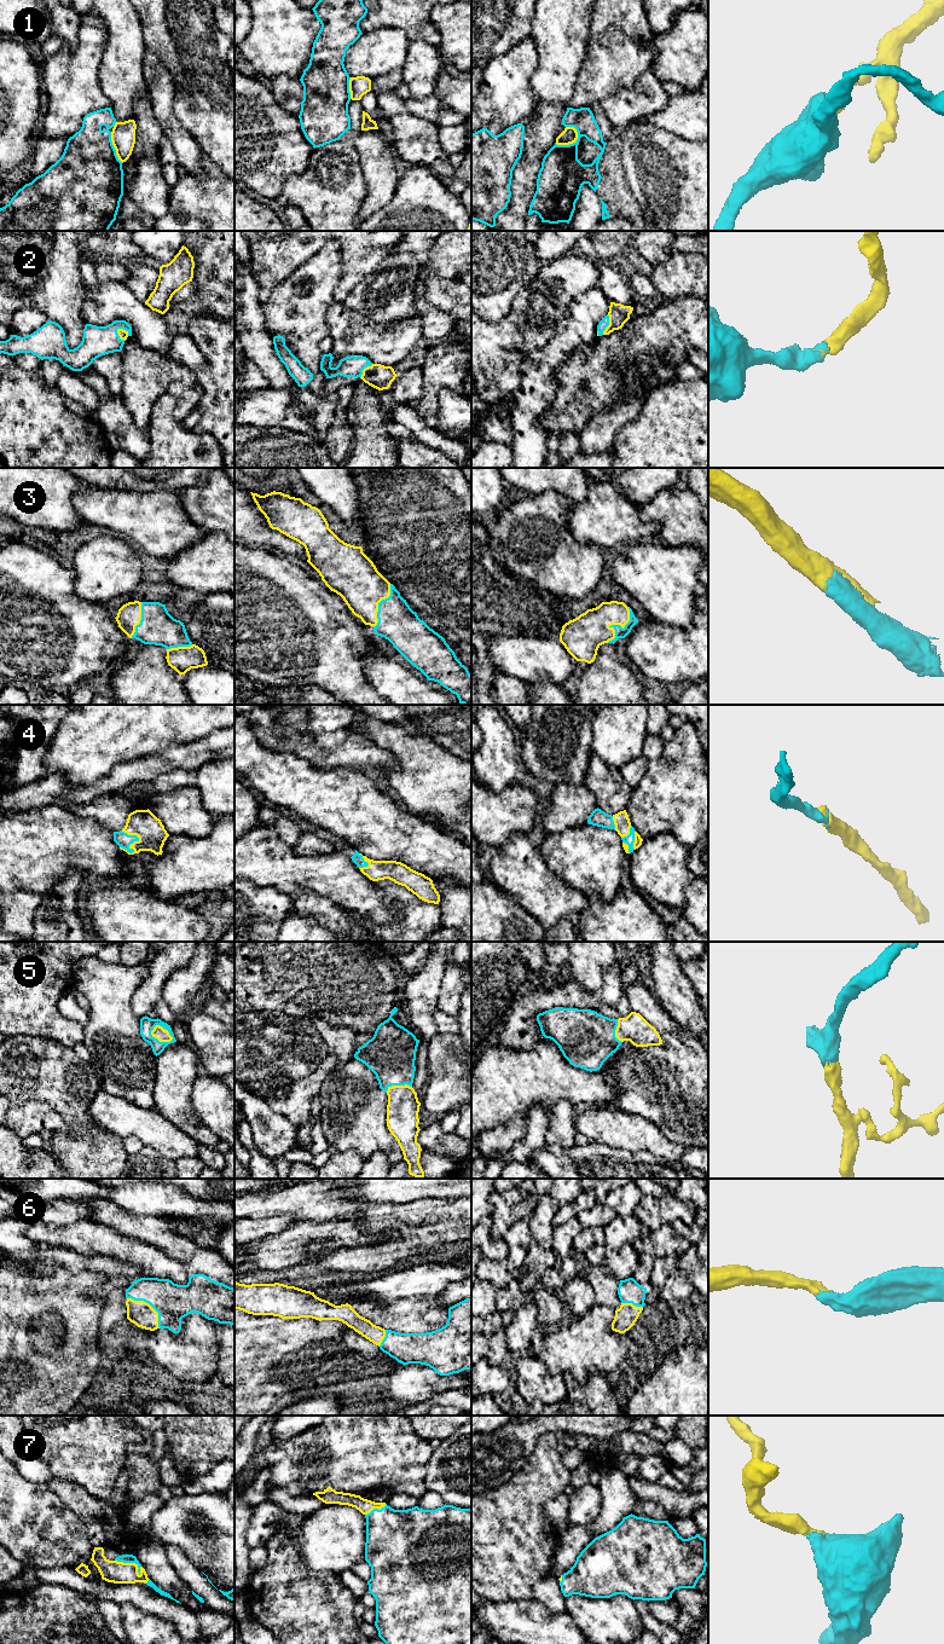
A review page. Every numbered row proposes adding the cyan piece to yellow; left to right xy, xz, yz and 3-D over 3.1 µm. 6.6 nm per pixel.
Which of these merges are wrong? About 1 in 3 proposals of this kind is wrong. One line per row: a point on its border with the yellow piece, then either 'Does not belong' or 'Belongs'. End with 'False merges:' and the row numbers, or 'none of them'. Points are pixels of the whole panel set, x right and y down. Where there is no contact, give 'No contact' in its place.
1: Touches yellow at yz (571, 143). Does not belong
2: Touches yellow at xy (119, 335). Belongs
3: Touches yellow at yz (619, 624). Belongs
4: Touches yellow at xy (139, 839). Belongs
5: Touches yellow at xy (161, 1041). Belongs
6: Touches yellow at xy (150, 1306). Belongs
7: Touches yellow at xy (131, 1563). Belongs
False merges: 1

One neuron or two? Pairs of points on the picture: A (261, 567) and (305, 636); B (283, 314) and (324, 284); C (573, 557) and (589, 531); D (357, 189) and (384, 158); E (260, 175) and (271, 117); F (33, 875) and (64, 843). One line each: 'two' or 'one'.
A: one
B: one
C: two
D: two
E: one
F: one

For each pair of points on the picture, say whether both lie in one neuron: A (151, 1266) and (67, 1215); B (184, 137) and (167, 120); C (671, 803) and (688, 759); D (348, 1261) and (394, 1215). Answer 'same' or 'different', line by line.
A: different
B: same
C: same
D: same

